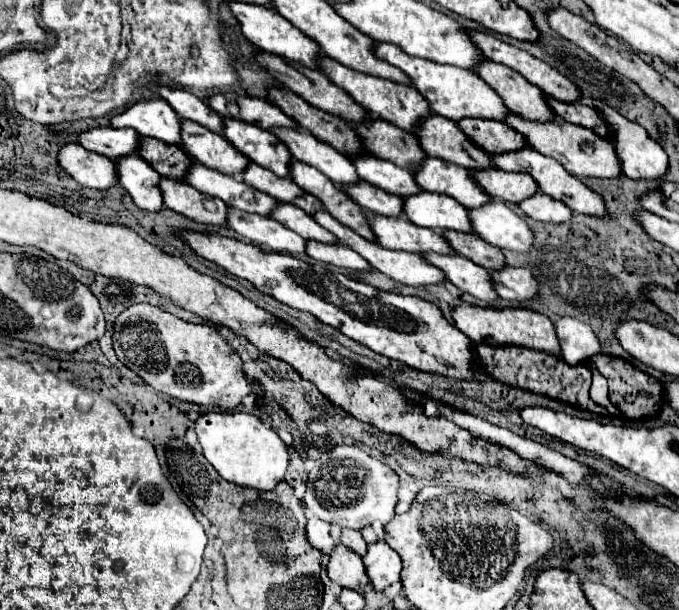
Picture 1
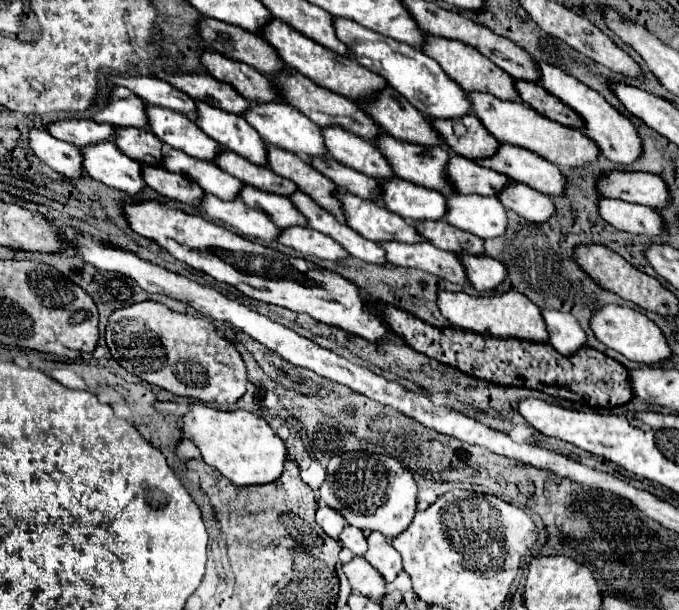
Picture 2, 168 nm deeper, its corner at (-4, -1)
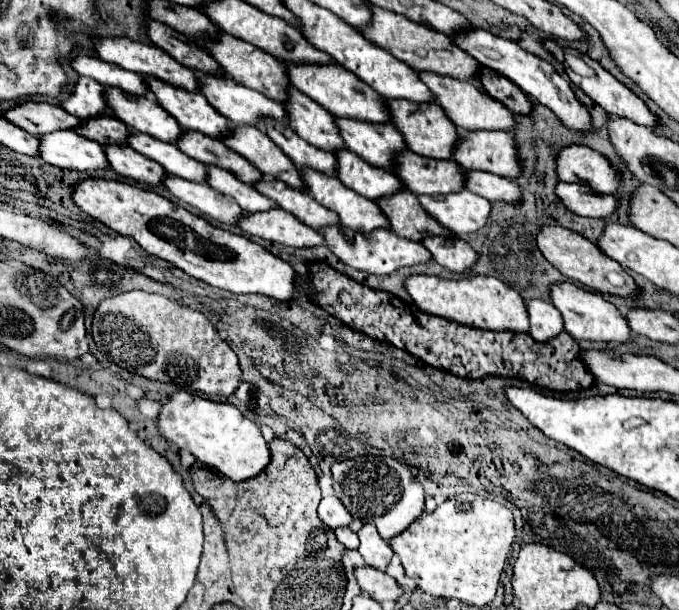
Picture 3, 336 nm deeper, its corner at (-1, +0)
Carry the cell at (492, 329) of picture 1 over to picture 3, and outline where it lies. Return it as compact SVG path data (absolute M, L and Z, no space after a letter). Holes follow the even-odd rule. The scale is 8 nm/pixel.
M415 275L407 279L407 291L421 311L455 321L459 325L489 329L489 331L529 333L529 315L525 301L515 289L507 287L499 279L491 279L491 277L441 279L441 277Z

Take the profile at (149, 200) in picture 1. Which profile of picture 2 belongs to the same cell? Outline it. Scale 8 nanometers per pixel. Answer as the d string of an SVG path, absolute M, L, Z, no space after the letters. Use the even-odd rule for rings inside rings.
M114 142L110 144L90 144L90 148L80 148L82 152L82 172L94 180L104 182L110 188L118 188L138 194L146 184L140 174L140 164L130 160L118 150Z

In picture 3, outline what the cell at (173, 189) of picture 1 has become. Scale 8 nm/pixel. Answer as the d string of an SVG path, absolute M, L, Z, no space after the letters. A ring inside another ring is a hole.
M105 147L105 151L111 167L123 177L131 177L153 187L163 185L167 179L167 171L159 163L135 153L131 147Z

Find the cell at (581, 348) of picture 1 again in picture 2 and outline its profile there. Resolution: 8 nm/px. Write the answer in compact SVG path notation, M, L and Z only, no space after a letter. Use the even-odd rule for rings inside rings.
M542 310L542 318L548 328L550 346L554 346L554 350L562 352L564 356L578 352L578 348L586 344L586 334L574 316L558 310Z

